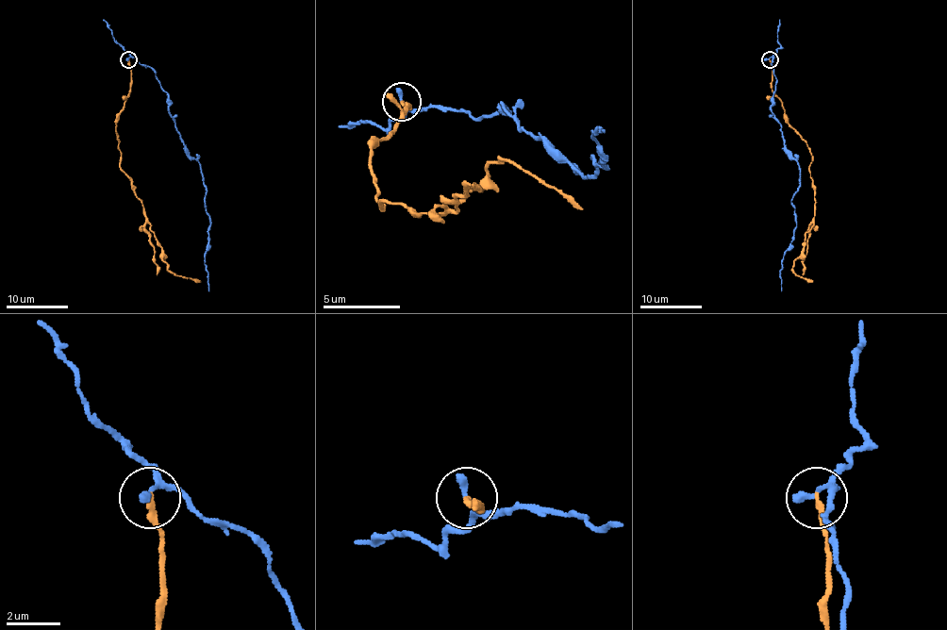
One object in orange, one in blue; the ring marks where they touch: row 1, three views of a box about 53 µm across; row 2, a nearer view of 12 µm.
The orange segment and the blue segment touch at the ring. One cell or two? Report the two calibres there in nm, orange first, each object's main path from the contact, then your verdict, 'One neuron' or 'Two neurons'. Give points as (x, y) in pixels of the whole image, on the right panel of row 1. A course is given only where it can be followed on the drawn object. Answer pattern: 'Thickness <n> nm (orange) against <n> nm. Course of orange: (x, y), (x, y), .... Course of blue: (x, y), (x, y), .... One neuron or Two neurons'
Thickness 220 nm (orange) against 200 nm. Course of orange: (769, 59), (772, 91), (812, 162), (814, 225), (792, 268), (812, 282). Course of blue: (769, 59), (776, 80), (771, 111), (800, 167), (792, 199), (797, 228), (783, 257), (781, 291). Two neurons

